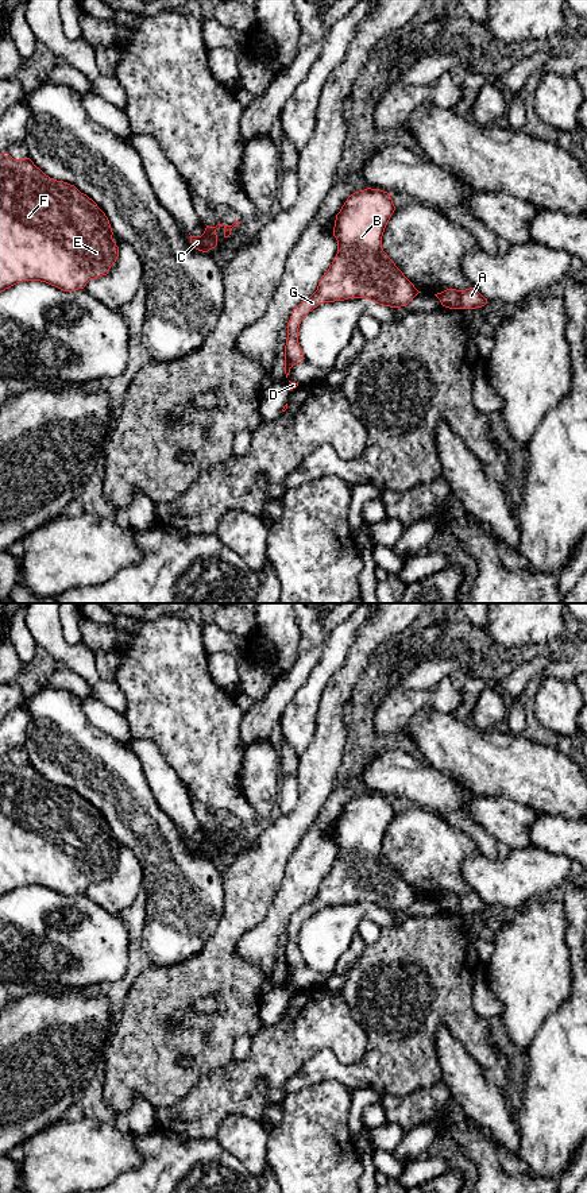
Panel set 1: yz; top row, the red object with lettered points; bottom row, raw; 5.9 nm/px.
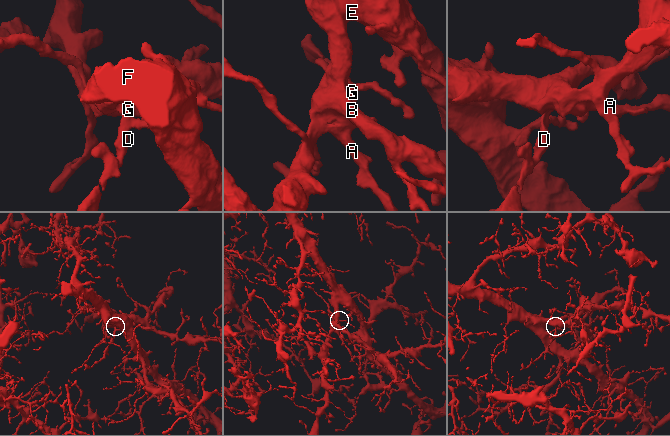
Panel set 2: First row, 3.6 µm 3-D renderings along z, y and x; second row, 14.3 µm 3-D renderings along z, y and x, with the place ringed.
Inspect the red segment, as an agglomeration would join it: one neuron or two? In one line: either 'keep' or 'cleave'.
keep

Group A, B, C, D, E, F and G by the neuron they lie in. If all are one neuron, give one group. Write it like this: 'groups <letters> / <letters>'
groups A B C D E F G

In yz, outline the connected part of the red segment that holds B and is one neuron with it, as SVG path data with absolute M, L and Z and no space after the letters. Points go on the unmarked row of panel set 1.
M367 792L351 799L336 819L333 841L337 845L337 858L328 876L321 881L317 895L293 914L287 927L285 950L286 982L290 973L305 964L298 947L298 933L302 923L318 910L348 903L368 903L383 911L401 912L421 897L382 853L382 841L394 815L395 811L390 798Z

